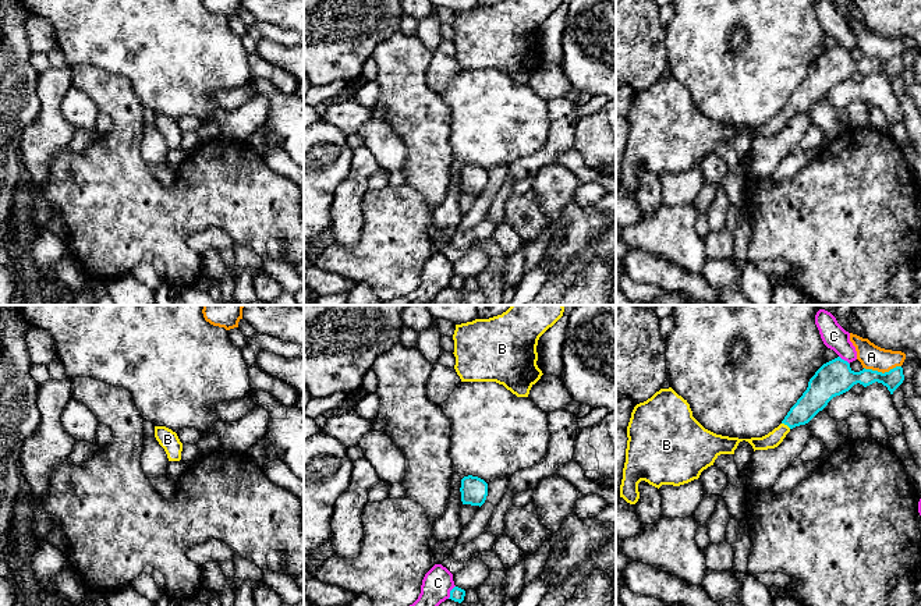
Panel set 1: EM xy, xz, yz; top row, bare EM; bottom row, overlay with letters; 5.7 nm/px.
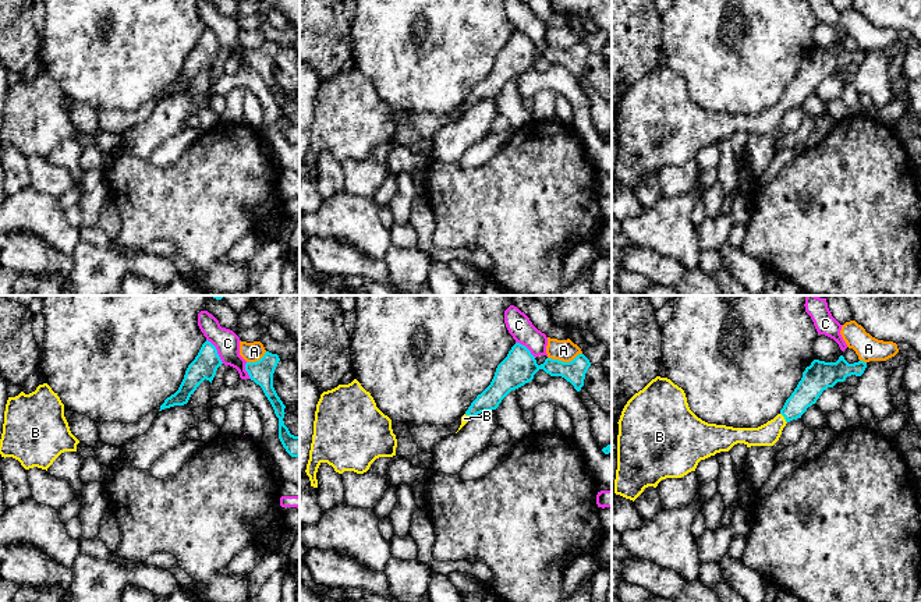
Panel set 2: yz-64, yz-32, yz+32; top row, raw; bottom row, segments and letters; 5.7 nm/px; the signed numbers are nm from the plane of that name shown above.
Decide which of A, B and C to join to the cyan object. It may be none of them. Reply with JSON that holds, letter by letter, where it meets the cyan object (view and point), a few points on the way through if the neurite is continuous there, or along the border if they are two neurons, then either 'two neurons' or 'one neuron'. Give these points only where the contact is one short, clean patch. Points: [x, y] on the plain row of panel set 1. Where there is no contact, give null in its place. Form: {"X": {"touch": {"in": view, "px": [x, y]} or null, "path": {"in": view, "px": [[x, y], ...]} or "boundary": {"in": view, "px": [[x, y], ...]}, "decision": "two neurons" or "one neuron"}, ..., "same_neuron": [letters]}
{"A": {"touch": {"in": "yz", "px": [881, 60]}, "boundary": {"in": "yz", "px": [[900, 53], [884, 60], [864, 56]]}, "decision": "two neurons"}, "B": {"touch": {"in": "yz", "px": [786, 112]}, "decision": "one neuron"}, "C": {"touch": {"in": "xz", "px": [450, 280]}, "decision": "two neurons"}, "same_neuron": ["B"]}

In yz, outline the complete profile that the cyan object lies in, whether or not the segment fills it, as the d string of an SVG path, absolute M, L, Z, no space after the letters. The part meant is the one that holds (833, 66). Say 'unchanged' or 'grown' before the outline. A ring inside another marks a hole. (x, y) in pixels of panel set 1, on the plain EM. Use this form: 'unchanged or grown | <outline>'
grown | M840 45L823 52L810 67L807 78L790 96L782 111L762 125L738 127L716 123L705 117L694 104L687 88L672 75L660 77L651 86L634 95L627 114L626 150L620 173L620 185L635 192L640 187L638 171L648 170L655 176L662 173L680 174L698 167L701 160L713 153L720 142L734 142L738 131L748 130L754 139L777 135L786 123L796 114L808 111L828 91L860 71L864 75L878 70L888 75L890 82L903 71L903 56L896 54L889 60L862 57L854 60L850 52Z

